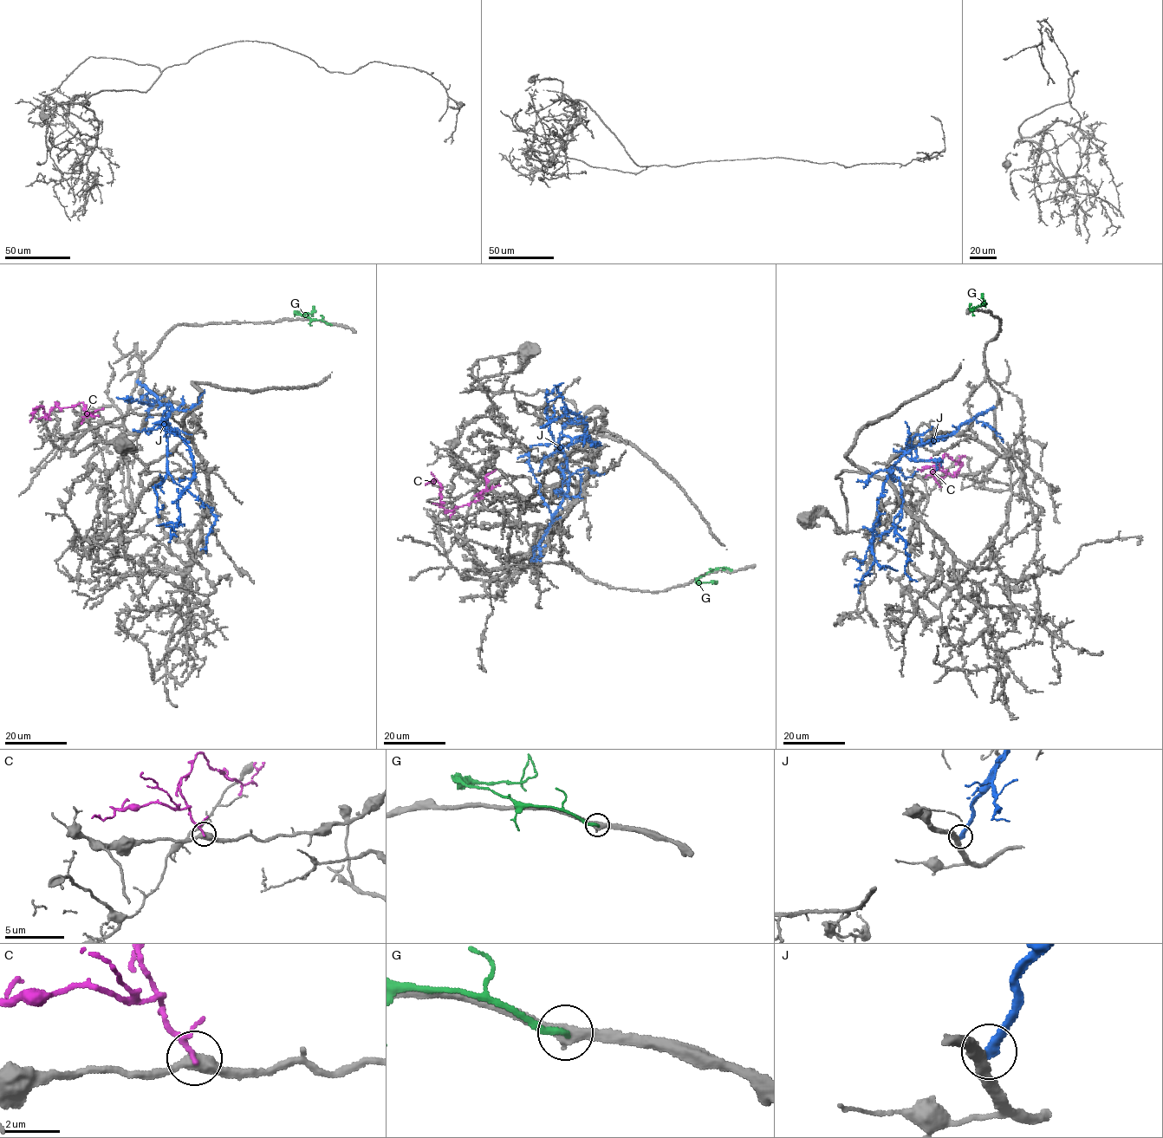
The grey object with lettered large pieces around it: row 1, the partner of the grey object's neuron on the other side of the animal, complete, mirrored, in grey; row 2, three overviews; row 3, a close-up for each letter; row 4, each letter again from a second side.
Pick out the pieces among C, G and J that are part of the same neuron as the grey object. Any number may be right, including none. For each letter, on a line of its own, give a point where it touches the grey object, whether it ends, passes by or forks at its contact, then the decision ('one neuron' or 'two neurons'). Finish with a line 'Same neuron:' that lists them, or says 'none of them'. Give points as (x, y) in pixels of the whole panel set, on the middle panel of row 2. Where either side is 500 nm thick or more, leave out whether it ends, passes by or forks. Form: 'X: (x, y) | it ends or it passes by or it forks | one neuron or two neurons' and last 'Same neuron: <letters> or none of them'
C: (475, 496) | it passes by | two neurons
G: (731, 570) | it ends | two neurons
J: (531, 560) | it ends | two neurons
Same neuron: none of them

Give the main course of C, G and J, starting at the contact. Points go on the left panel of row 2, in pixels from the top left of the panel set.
C: (81, 423), (87, 411), (81, 402), (68, 407), (55, 406), (46, 418), (42, 406), (38, 406), (30, 422)
G: (331, 324), (296, 313), (309, 313), (313, 306)
J: (137, 381), (161, 404), (172, 407), (161, 423), (166, 438), (166, 470), (216, 516), (205, 553)

